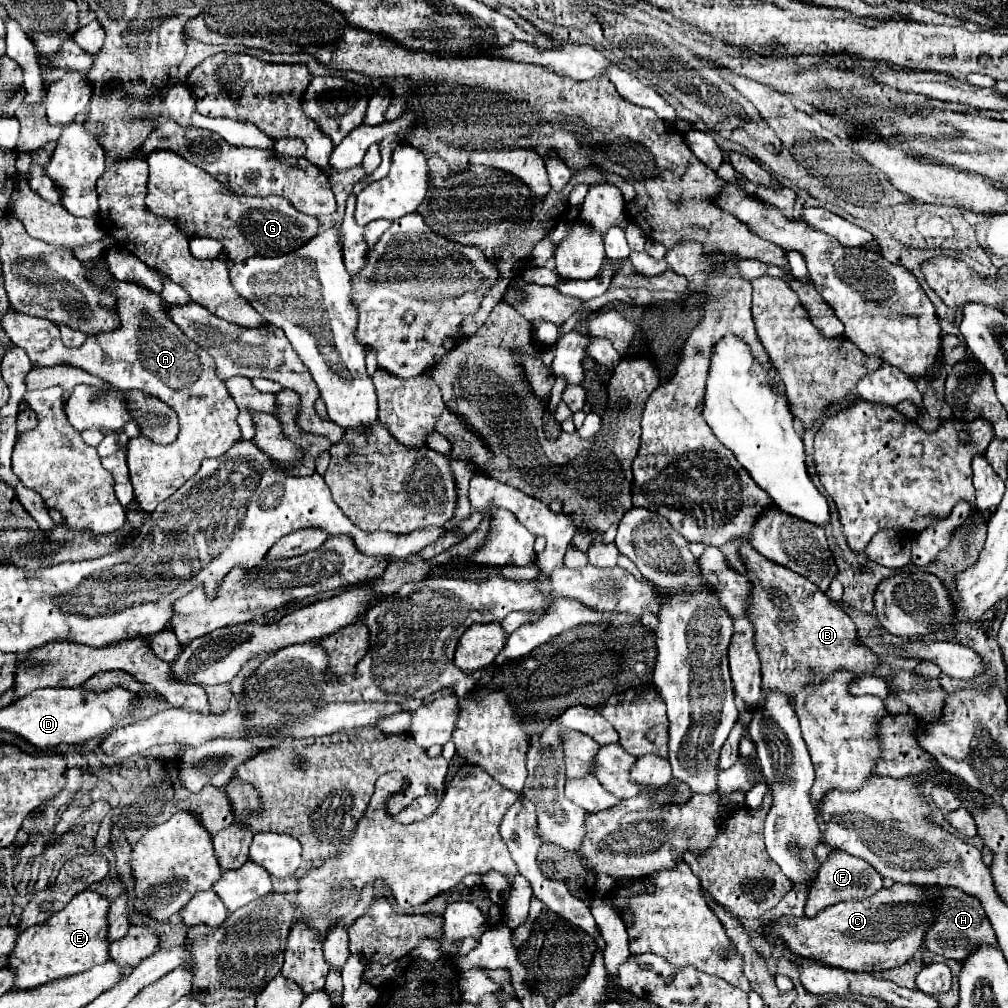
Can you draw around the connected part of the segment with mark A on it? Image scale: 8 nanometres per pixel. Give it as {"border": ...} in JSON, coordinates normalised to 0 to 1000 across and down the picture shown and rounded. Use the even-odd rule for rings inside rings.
{"border":[[[91,259],[82,262],[88,277],[94,283],[104,285],[108,290],[116,293],[117,298],[113,303],[113,309],[117,309],[117,314],[119,314],[117,326],[89,332],[77,346],[60,346],[59,324],[48,316],[30,314],[26,311],[14,309],[14,305],[8,305],[2,313],[2,324],[8,332],[8,336],[28,350],[32,362],[50,364],[50,362],[69,360],[103,378],[109,378],[115,384],[121,384],[121,388],[137,386],[137,388],[143,388],[145,392],[153,392],[153,394],[161,396],[163,400],[167,400],[177,410],[179,432],[173,439],[155,441],[148,436],[138,433],[135,436],[129,436],[129,439],[125,441],[125,459],[129,465],[129,475],[133,481],[135,497],[139,499],[139,503],[145,509],[151,509],[157,499],[165,497],[173,487],[177,487],[187,475],[190,475],[194,471],[194,467],[198,465],[202,455],[218,453],[220,449],[224,449],[228,445],[228,441],[232,441],[238,436],[238,426],[234,422],[236,404],[234,404],[230,392],[226,390],[224,380],[220,376],[216,376],[216,372],[212,368],[212,356],[208,356],[208,352],[204,348],[200,348],[200,344],[196,344],[194,340],[188,340],[188,336],[185,336],[185,332],[181,332],[181,328],[177,328],[177,324],[173,324],[173,320],[169,320],[169,313],[167,313],[169,307],[167,307],[167,303],[163,303],[163,299],[157,291],[153,291],[137,281],[117,279],[107,269],[98,268]]]}

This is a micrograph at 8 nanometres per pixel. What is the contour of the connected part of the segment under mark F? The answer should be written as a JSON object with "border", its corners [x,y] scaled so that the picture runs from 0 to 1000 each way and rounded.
{"border":[[[827,844],[821,848],[821,852],[815,856],[812,870],[804,878],[802,894],[800,894],[800,908],[812,908],[812,904],[817,904],[819,900],[833,896],[833,894],[845,894],[847,890],[863,890],[869,884],[877,880],[873,866],[863,860],[859,854],[845,850],[837,844]]]}

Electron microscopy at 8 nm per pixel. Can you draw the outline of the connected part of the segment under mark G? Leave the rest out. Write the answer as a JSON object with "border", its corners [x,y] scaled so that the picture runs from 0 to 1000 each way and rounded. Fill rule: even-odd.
{"border":[[[153,150],[147,154],[149,174],[147,174],[147,193],[145,193],[145,205],[157,213],[157,215],[169,215],[177,219],[177,227],[185,235],[208,235],[216,237],[228,251],[228,257],[242,259],[252,253],[260,255],[272,255],[286,249],[296,247],[304,239],[308,239],[313,233],[313,227],[317,225],[317,219],[313,215],[300,213],[294,209],[294,205],[280,195],[244,195],[244,193],[232,193],[232,189],[224,189],[208,172],[200,170],[198,166],[192,166],[179,154],[171,150]]]}

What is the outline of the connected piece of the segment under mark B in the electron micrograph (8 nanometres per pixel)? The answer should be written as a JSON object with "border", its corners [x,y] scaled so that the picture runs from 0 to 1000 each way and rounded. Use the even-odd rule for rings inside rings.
{"border":[[[742,539],[736,541],[734,549],[742,561],[740,570],[748,578],[746,600],[742,604],[742,612],[746,614],[748,624],[750,624],[750,642],[752,642],[754,658],[756,658],[756,693],[752,695],[752,701],[760,699],[760,689],[764,686],[772,686],[772,688],[780,689],[782,695],[788,699],[788,689],[794,684],[812,682],[815,672],[819,672],[823,668],[843,666],[849,670],[849,674],[853,674],[857,670],[865,670],[871,664],[873,654],[851,634],[851,624],[833,598],[825,596],[819,588],[815,588],[800,572],[796,572],[772,559],[762,557],[752,547],[748,547]]]}

